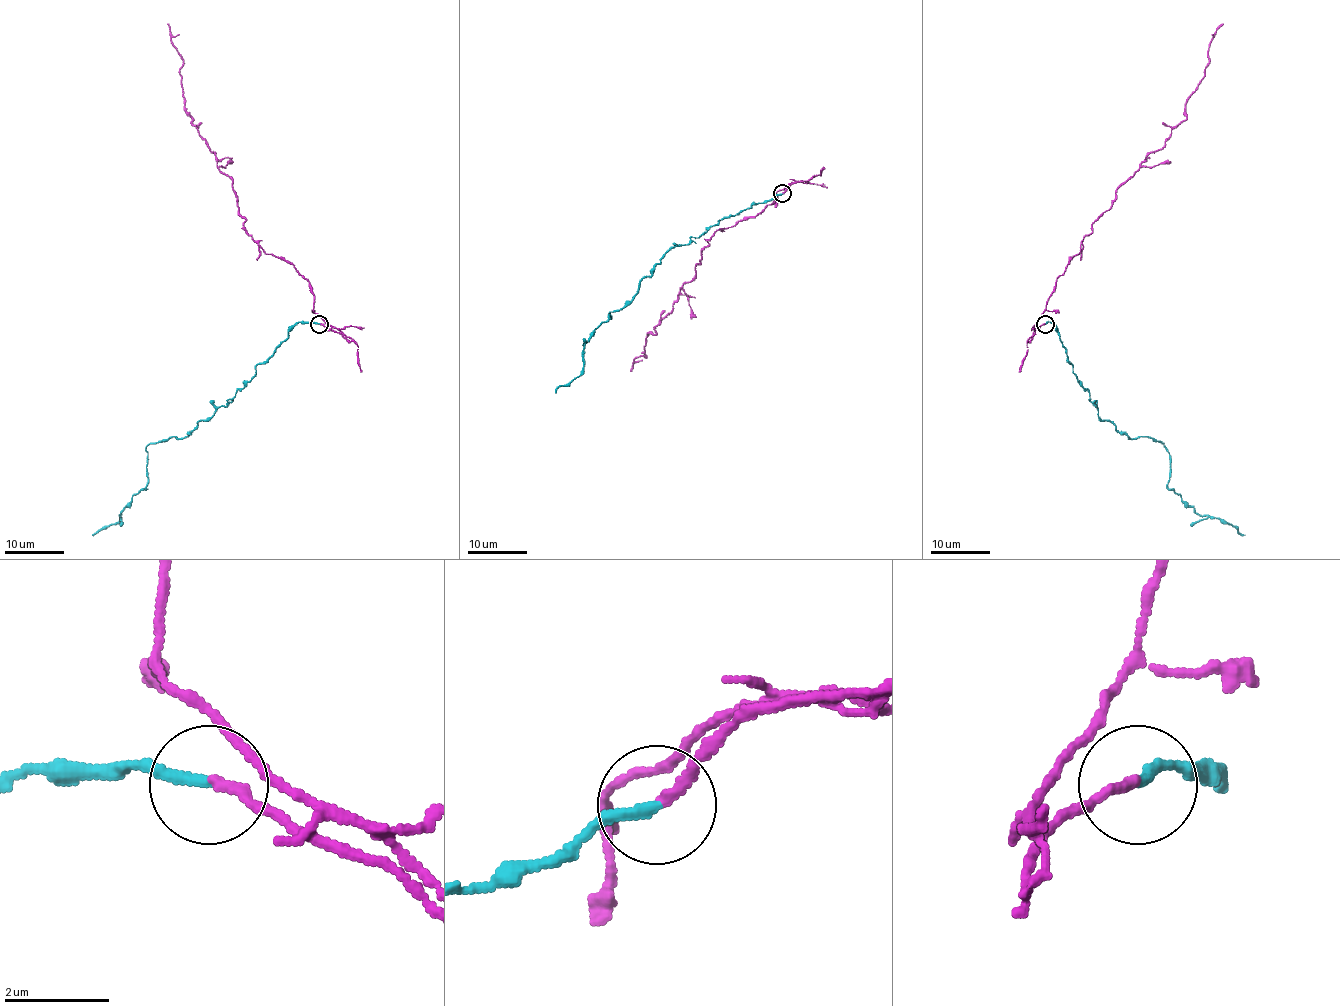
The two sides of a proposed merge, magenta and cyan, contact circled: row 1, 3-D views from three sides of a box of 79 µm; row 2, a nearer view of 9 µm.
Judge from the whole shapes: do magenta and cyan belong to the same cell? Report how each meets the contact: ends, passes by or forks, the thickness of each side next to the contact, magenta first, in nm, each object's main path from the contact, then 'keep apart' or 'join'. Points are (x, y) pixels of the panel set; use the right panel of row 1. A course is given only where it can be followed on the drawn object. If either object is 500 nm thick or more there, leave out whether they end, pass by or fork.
magenta ends | cyan ends | 200/220 nm | magenta via (1045, 323), (1035, 325), (1091, 224), (1118, 187), (1186, 118), (1186, 99), (1204, 76), (1208, 45), (1223, 24) | cyan via (1045, 323), (1054, 322), (1099, 418), (1133, 439), (1162, 443), (1169, 454), (1168, 486), (1196, 512), (1244, 534) | keep apart

